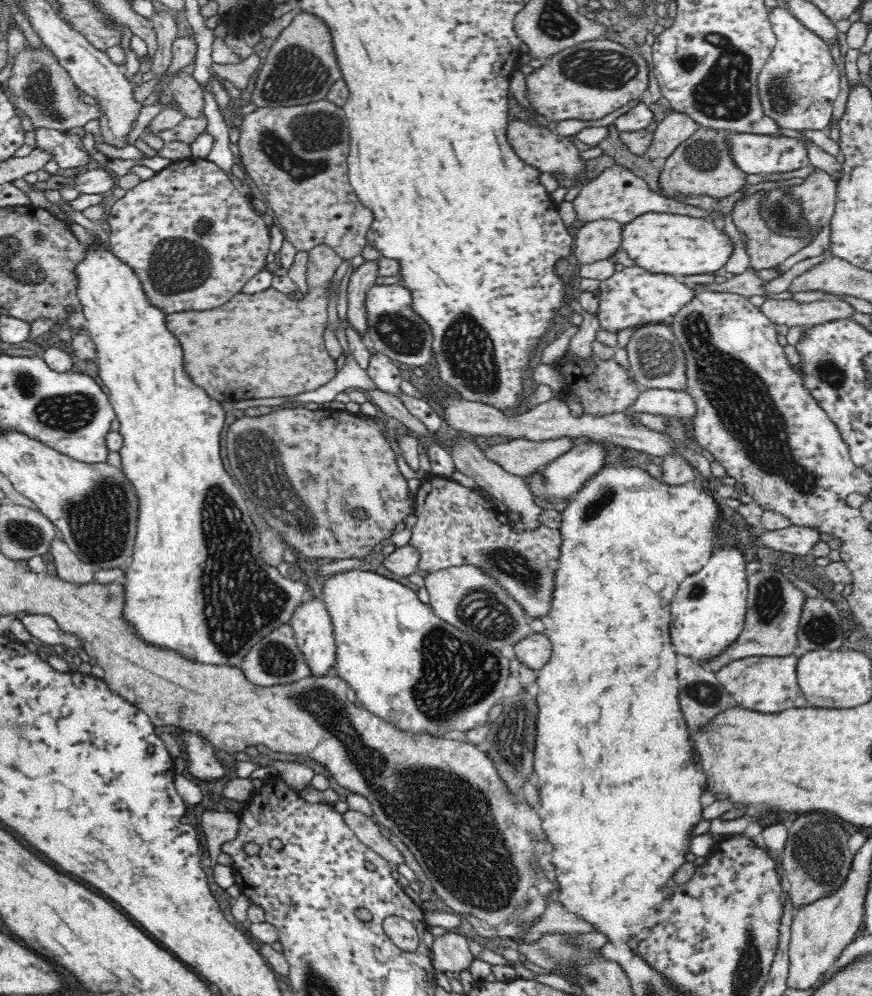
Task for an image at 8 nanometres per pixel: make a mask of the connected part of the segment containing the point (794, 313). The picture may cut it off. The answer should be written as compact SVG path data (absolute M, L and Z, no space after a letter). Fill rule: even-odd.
M790 295L766 298L759 309L775 325L786 324L788 327L801 328L849 318L855 311L850 304L841 299L829 298L804 303L792 299Z

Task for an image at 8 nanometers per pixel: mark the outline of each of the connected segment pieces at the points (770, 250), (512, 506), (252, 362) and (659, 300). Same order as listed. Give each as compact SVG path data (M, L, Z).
M752 194L745 200L737 201L732 212L734 225L748 236L747 253L755 271L779 266L786 258L810 244L810 239L788 238L770 232L760 219L758 197L759 194Z
M463 437L452 439L451 446L448 449L452 455L455 468L473 478L479 488L487 489L494 498L505 503L507 506L506 516L509 512L516 512L519 520L524 524L524 531L533 531L542 525L539 518L543 509L534 501L534 495L528 489L523 476L505 471L498 463L488 459L474 441L468 441Z
M327 244L316 245L308 251L307 292L300 300L290 300L273 287L256 294L236 294L222 306L210 310L182 311L165 316L167 329L180 341L184 366L192 382L202 387L214 400L237 401L248 398L296 396L334 386L335 360L328 355L322 337L329 324L328 303L331 280L343 258Z
M624 267L608 280L600 282L596 292L598 309L596 312L601 330L618 333L626 328L635 328L650 323L668 323L670 319L694 299L695 293L690 282L673 275L654 274L642 267Z

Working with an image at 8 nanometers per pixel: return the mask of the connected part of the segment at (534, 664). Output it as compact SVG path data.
M532 632L527 638L514 645L516 658L528 668L539 670L543 668L552 655L552 643L546 634Z

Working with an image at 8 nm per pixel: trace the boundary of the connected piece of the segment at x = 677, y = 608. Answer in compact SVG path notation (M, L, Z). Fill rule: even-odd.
M718 546L704 568L680 583L680 590L671 602L670 634L676 650L692 658L697 664L707 665L722 656L738 640L745 628L748 581L746 560L742 552L728 546Z

